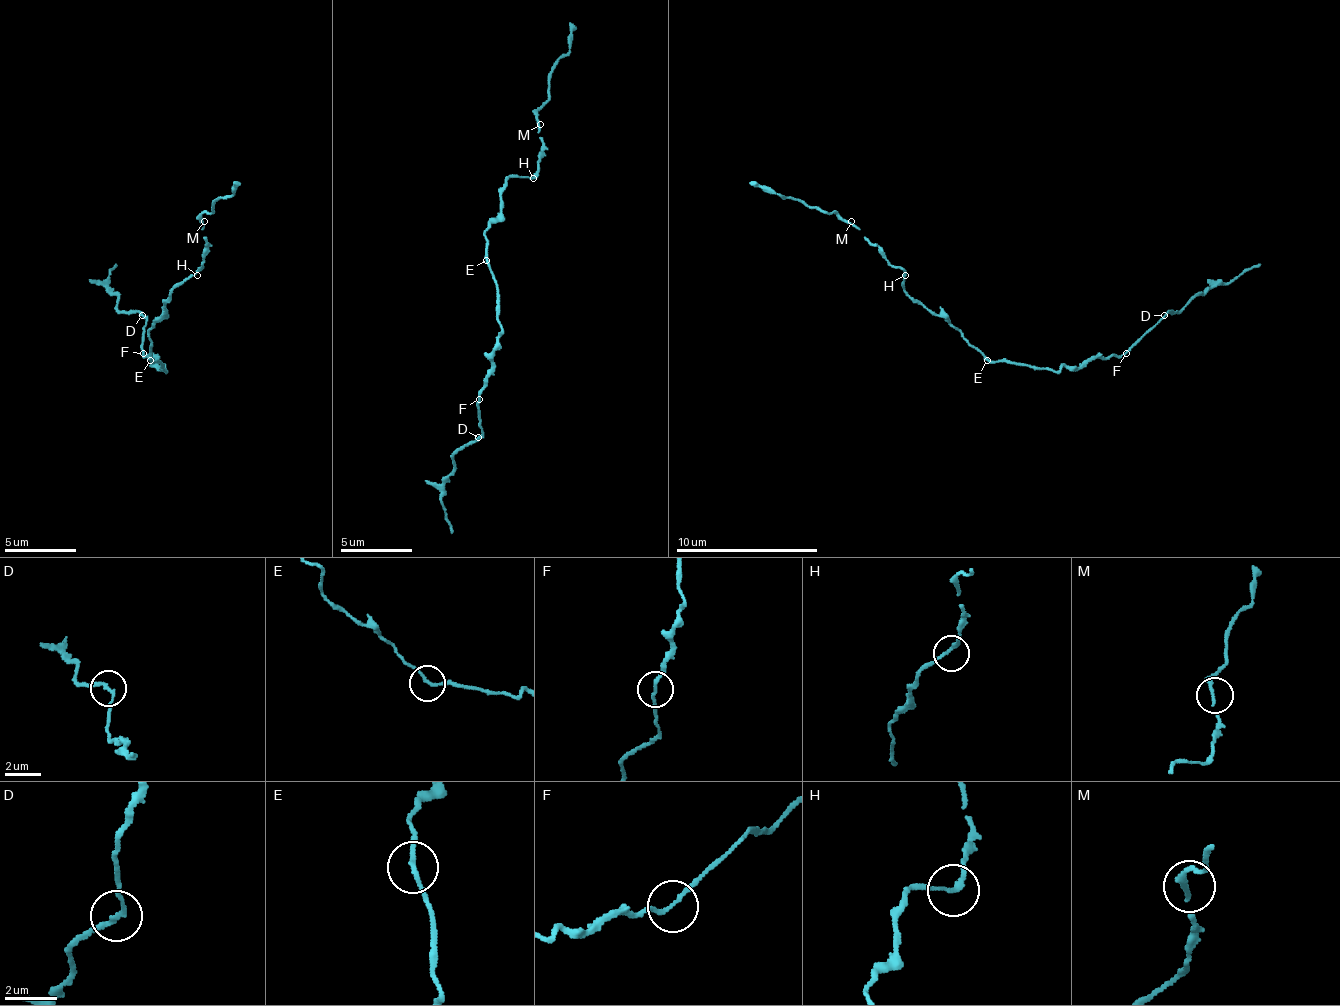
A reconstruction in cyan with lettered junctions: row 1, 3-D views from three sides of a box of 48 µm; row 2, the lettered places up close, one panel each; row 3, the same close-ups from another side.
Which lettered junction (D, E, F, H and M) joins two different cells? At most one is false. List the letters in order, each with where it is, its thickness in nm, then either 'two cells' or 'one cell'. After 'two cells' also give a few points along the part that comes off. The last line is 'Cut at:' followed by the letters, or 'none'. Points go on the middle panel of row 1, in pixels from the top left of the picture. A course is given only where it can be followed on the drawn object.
D: place (478, 437); calibre 150 nm; one cell
E: place (486, 260); calibre 160 nm; one cell
F: place (479, 399); calibre 160 nm; one cell
H: place (533, 178); calibre 160 nm; one cell
M: place (540, 124); calibre 170 nm; one cell
Cut at: none

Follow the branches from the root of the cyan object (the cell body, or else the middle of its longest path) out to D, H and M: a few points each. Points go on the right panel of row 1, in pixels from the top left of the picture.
D: (987, 357), (1062, 371), (1097, 357), (1126, 353), (1165, 314)
H: (987, 357), (940, 314), (930, 314), (905, 289), (905, 275)
M: (987, 357), (940, 314), (930, 314), (905, 289), (905, 271), (851, 221)

